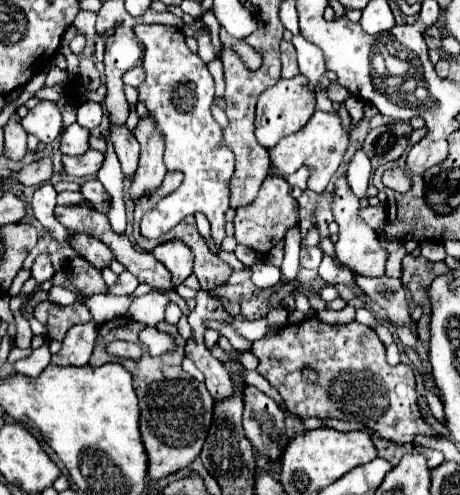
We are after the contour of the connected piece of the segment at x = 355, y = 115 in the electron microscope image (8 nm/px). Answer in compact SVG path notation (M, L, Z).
M349 97L349 99L345 101L345 107L349 109L353 127L357 127L357 125L361 123L361 119L363 119L363 101L357 99L357 97Z

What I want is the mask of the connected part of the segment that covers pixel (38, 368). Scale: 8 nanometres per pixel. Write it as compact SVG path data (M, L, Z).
M43 345L39 349L35 349L27 359L23 361L17 361L15 363L15 369L17 373L29 377L29 379L35 379L37 375L41 375L41 371L49 365L51 361L51 353L49 353L49 345Z

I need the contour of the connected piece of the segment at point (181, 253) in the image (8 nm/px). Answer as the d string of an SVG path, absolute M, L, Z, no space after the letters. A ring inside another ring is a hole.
M171 239L169 243L157 245L153 255L171 271L175 287L179 287L193 273L193 253L185 247L185 243L181 243L181 239Z

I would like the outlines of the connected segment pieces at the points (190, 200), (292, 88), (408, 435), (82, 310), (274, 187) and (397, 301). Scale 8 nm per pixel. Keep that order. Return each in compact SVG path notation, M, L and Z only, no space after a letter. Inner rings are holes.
M139 23L135 27L135 35L145 45L143 69L145 69L145 75L147 75L147 79L139 87L139 101L143 101L147 105L147 109L155 115L157 127L165 137L165 159L163 161L165 161L167 169L169 171L183 171L183 175L185 175L183 183L173 193L165 195L149 213L143 215L141 235L147 237L147 239L155 239L155 237L167 233L169 229L173 229L183 217L201 211L211 223L213 239L217 241L217 245L221 245L221 241L225 237L225 213L229 209L229 179L233 175L235 159L233 159L233 153L227 147L219 145L223 131L211 115L211 103L215 99L213 77L211 77L207 65L199 59L199 55L189 51L189 47L185 45L185 37L183 37L181 29L167 27L167 25Z
M295 75L293 79L279 79L277 85L269 87L259 95L257 101L257 117L255 117L255 137L257 141L271 149L283 137L297 133L309 121L315 111L315 91L309 91L309 83L305 83L303 75Z
M315 317L301 321L301 325L285 325L277 333L267 335L253 343L251 353L259 359L257 373L261 373L283 397L289 411L301 417L317 417L317 419L343 419L361 423L373 429L379 437L389 439L393 443L413 443L413 435L425 433L435 435L435 431L425 423L417 407L417 393L415 393L415 375L409 365L399 363L391 367L385 359L385 345L379 341L375 331L367 325L357 321L347 325L327 325ZM303 367L311 367L321 375L321 391L313 391L313 383L303 379Z
M41 301L35 307L35 319L47 327L49 339L63 339L73 325L89 321L91 313L83 303L57 305L51 301Z
M265 179L257 199L249 207L237 209L233 223L235 223L237 243L267 255L269 249L285 237L287 229L299 223L299 209L297 209L297 201L289 195L289 183L285 179Z
M355 275L357 285L379 305L387 311L393 323L407 323L411 329L415 329L411 315L409 315L409 305L405 297L405 287L401 279L391 279L391 277L363 277Z

